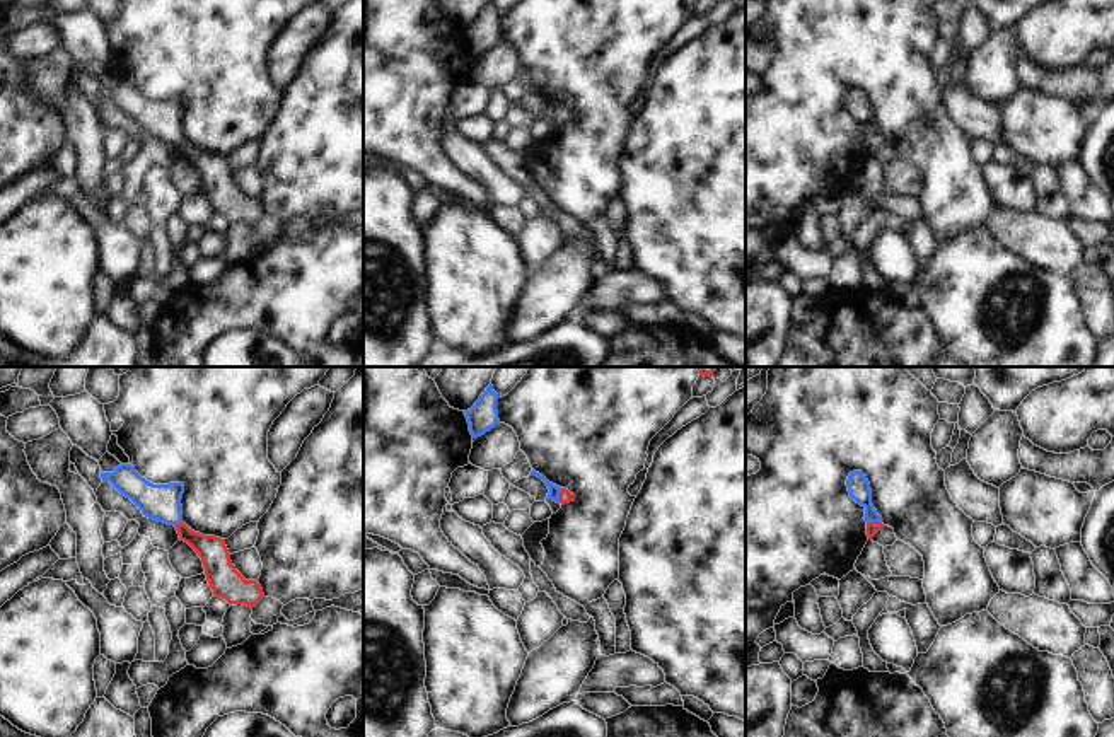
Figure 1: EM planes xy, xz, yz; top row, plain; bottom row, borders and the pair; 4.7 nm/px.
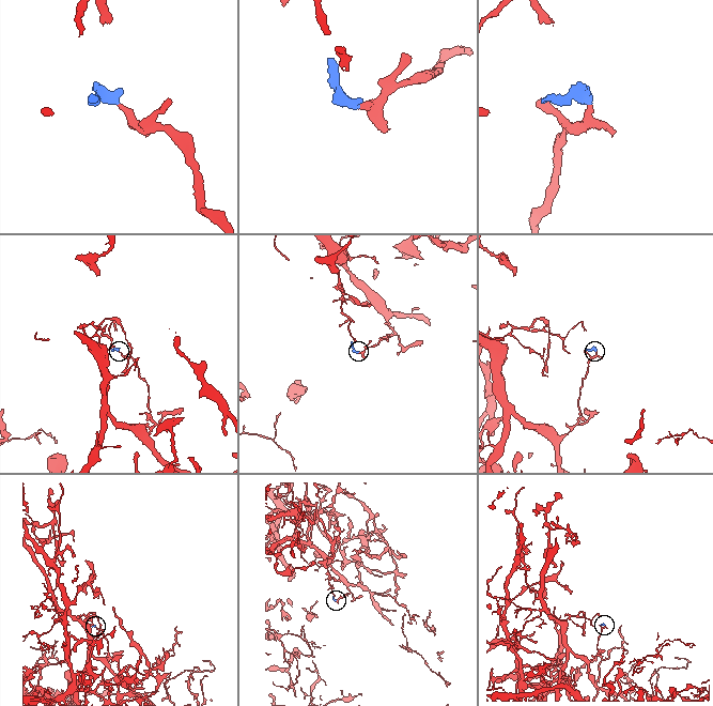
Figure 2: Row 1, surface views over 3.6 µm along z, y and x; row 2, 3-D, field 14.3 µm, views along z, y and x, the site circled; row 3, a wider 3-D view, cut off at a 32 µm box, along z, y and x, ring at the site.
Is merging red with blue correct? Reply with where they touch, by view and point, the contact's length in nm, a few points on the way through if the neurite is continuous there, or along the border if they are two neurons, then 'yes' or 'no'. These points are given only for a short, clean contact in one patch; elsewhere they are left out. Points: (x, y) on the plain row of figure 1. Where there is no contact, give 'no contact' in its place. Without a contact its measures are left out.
contact xz (560, 113); length 70 nm; way xz (565, 115), (560, 113), (555, 108); yes

